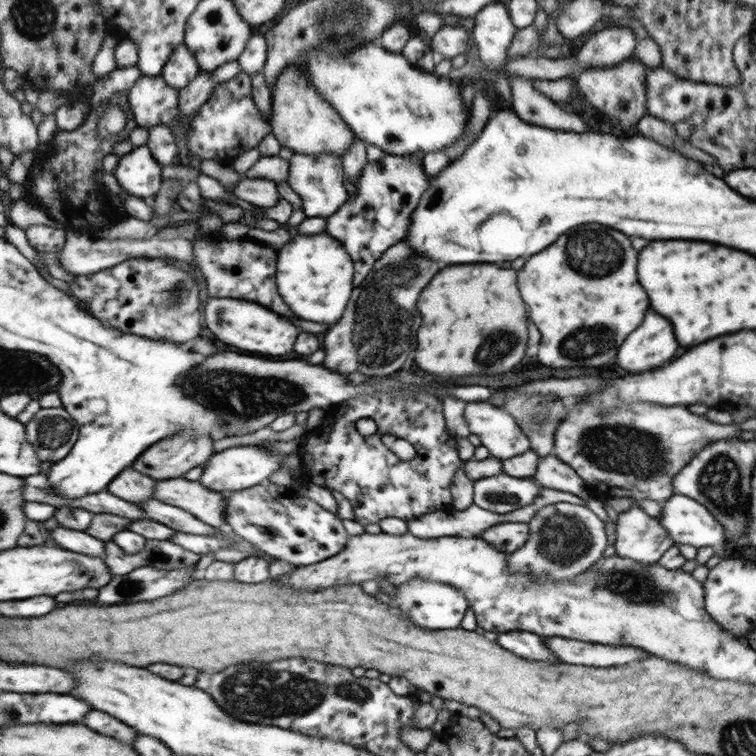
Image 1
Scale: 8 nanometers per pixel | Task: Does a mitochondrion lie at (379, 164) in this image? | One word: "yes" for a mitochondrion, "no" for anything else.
no

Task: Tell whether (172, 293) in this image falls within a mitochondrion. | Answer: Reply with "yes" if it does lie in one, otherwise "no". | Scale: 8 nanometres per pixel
yes

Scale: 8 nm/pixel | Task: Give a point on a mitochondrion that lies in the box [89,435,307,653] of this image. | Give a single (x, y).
(127, 589)

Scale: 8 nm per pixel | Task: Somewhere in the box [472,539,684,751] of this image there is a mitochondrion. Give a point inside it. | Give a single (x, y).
(632, 586)

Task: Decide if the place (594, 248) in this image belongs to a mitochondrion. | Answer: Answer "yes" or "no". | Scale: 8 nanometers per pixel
yes

